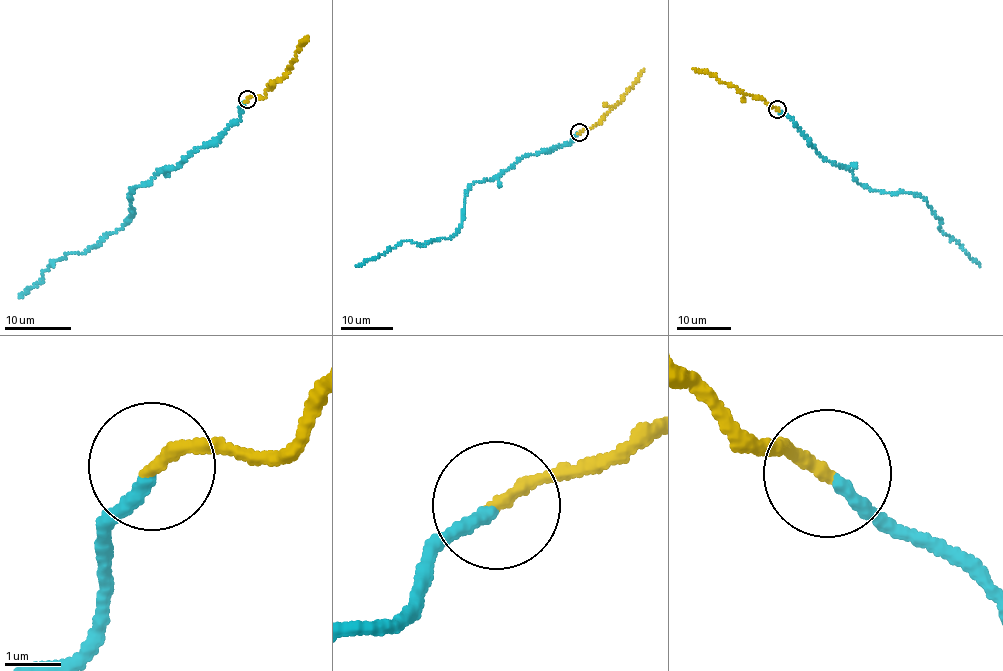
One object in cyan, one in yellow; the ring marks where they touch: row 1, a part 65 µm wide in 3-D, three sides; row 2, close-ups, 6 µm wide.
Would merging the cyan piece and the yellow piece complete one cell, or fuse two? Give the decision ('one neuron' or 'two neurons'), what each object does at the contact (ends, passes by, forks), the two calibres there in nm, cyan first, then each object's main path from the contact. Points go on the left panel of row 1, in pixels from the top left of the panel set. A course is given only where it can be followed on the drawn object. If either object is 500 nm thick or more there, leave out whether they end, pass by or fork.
one neuron; cyan ends there; yellow ends there; 240 nm thick on the cyan side, 240 nm on the other; cyan runs (246, 99), (222, 135), (137, 186), (133, 218), (122, 228), (93, 248), (53, 260), (20, 298); yellow runs (246, 98), (260, 97), (281, 79), (308, 37)

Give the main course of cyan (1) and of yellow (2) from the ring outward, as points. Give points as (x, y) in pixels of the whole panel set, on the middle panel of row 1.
1: (579, 133), (470, 185), (461, 227), (450, 238), (403, 241), (356, 266)
2: (579, 132), (601, 120), (644, 69)

